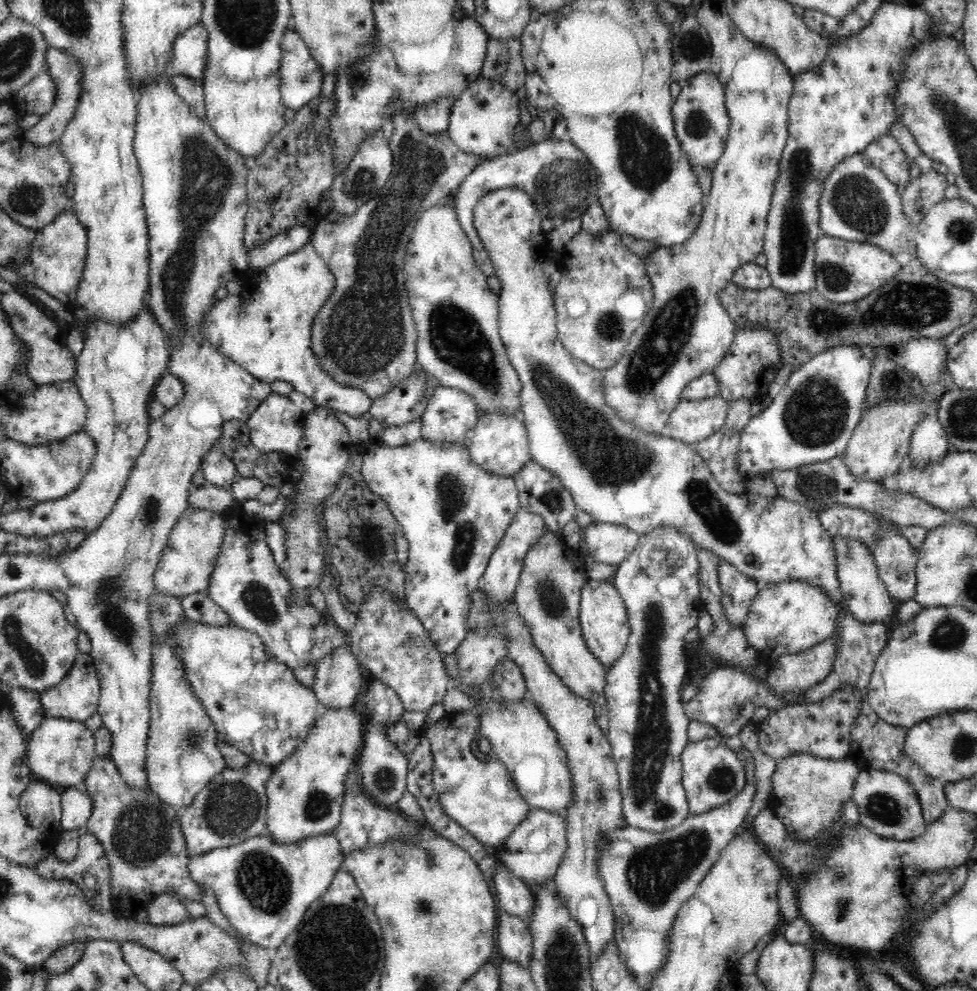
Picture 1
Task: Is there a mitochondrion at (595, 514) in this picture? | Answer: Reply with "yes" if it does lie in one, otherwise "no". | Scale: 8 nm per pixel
no

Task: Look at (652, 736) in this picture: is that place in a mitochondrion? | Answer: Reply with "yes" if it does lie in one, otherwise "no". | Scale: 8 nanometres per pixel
yes

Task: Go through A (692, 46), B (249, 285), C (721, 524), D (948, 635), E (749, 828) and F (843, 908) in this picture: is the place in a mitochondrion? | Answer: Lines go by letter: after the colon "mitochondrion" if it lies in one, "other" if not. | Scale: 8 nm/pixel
A: mitochondrion
B: other
C: mitochondrion
D: mitochondrion
E: other
F: other

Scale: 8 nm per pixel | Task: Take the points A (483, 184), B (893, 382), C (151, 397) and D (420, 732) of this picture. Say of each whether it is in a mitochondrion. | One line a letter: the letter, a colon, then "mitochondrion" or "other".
A: other
B: mitochondrion
C: other
D: other

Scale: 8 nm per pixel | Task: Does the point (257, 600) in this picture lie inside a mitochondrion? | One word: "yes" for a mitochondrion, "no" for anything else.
yes

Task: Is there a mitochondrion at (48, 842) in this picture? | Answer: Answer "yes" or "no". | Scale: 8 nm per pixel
no

